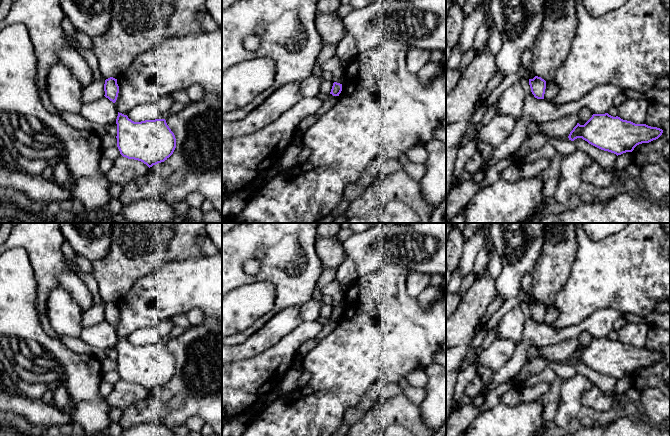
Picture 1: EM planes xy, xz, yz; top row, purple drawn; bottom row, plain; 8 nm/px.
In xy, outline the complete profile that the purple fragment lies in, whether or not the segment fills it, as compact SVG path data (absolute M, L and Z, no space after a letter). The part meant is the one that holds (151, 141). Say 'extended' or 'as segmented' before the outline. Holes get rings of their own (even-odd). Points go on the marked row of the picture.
as segmented | M118 112L117 147L120 154L128 159L143 162L149 168L167 160L176 148L176 138L165 119L145 120L134 122L127 115Z

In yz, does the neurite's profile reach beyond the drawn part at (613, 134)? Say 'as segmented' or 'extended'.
as segmented

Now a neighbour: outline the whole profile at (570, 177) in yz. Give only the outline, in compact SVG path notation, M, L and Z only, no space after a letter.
M581 150L563 156L560 164L559 182L552 200L565 203L573 194L578 193L583 185L582 172L592 163L592 158Z

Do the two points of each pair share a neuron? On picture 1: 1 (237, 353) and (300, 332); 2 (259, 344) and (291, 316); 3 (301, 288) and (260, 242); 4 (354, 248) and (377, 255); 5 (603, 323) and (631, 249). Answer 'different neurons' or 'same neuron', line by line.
1: different neurons
2: same neuron
3: same neuron
4: same neuron
5: different neurons

